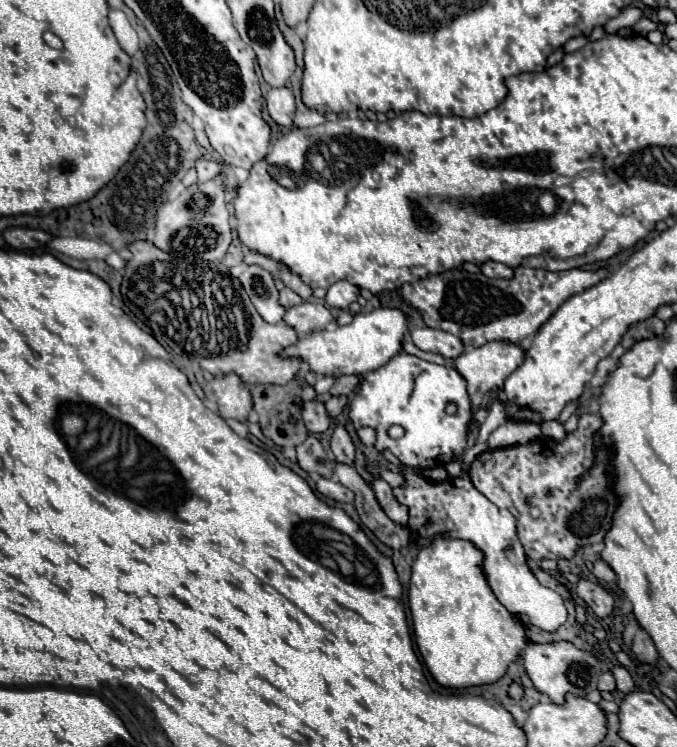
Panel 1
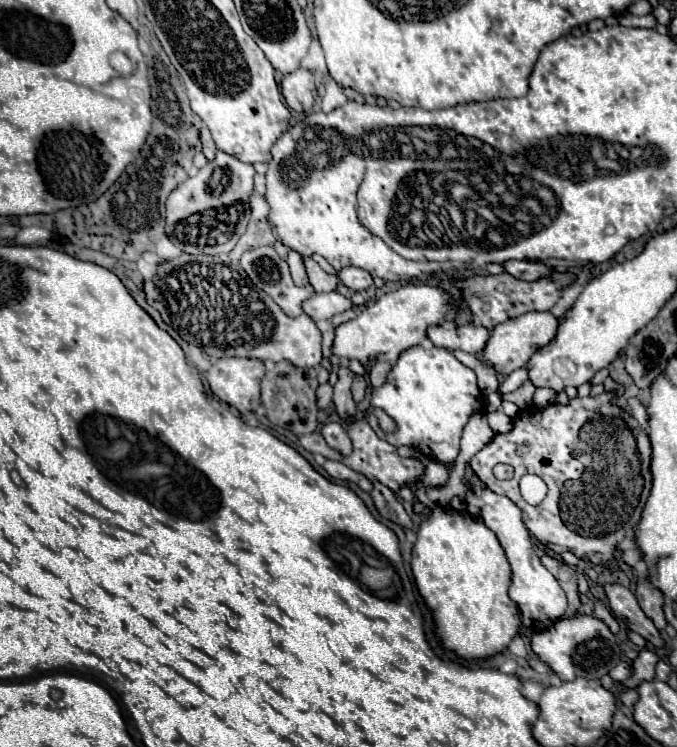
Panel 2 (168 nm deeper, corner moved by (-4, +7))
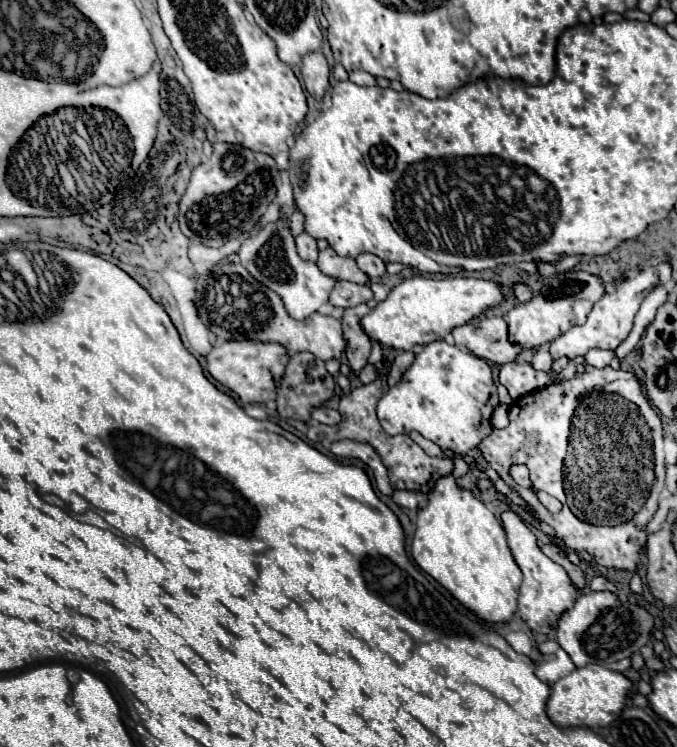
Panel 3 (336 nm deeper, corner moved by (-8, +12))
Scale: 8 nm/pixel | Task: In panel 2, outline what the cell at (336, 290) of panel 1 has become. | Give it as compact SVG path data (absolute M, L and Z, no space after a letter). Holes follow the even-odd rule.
M344 267L342 271L338 271L338 277L340 277L340 283L352 291L364 291L366 287L372 285L370 273L362 271L358 267Z

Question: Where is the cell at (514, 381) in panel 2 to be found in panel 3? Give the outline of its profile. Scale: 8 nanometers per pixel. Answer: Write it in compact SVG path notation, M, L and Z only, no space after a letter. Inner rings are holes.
M542 346L542 348L534 354L532 364L534 364L534 368L538 368L538 370L550 370L552 364L554 364L554 358L552 358L552 354Z

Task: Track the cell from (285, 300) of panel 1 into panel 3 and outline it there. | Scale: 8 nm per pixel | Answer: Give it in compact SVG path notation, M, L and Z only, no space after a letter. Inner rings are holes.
M302 232L302 234L296 238L296 248L298 248L300 256L304 256L304 260L316 260L316 258L318 258L316 240L314 240L308 232Z

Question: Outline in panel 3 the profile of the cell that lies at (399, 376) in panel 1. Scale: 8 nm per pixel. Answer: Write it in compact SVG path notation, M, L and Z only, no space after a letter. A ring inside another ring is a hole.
M438 340L426 344L402 380L380 398L378 418L390 436L418 430L442 450L450 448L458 454L468 454L492 432L490 416L496 406L498 392L488 362L466 348Z

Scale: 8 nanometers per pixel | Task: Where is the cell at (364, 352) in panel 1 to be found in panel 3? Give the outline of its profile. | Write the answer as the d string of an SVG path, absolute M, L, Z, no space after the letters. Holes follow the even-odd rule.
M412 276L390 290L388 298L380 302L368 316L364 316L364 330L372 340L396 350L412 350L416 344L430 344L442 340L456 326L468 324L484 310L502 302L502 288L494 280L482 278L424 278Z

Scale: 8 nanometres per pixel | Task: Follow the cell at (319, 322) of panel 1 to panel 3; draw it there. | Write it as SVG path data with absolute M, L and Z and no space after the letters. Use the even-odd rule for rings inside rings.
M338 280L334 290L332 290L332 294L330 294L330 304L350 308L350 306L358 306L362 302L368 302L372 298L374 298L374 294L372 294L370 286Z

